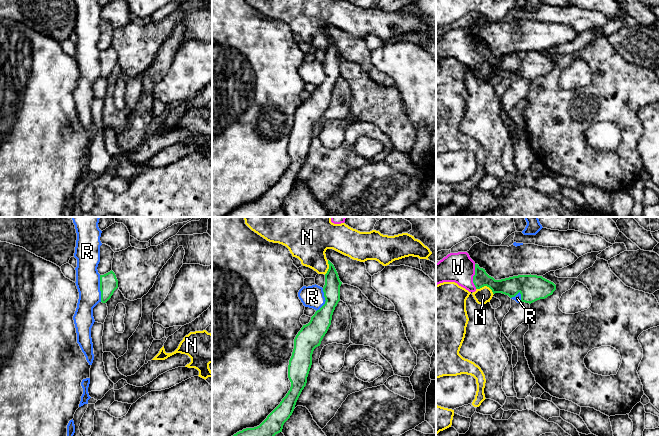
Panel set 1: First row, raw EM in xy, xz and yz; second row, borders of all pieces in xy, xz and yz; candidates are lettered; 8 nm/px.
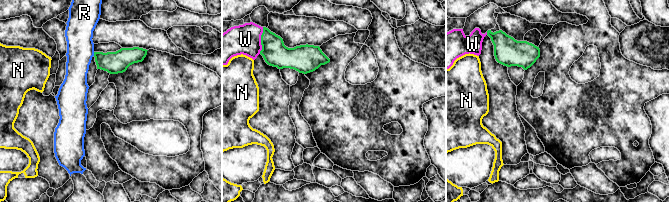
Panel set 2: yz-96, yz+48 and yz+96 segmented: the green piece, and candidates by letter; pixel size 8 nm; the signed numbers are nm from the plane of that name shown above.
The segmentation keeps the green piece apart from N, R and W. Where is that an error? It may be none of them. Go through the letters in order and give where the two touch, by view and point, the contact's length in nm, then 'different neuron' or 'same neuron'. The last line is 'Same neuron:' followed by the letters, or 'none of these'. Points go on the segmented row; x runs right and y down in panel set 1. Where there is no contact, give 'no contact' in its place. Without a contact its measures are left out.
N: yz (486, 285) | 150 nm | different neuron
R: xy (100, 288) | 220 nm | different neuron
W: yz (473, 276) | 200 nm | same neuron
Same neuron: W

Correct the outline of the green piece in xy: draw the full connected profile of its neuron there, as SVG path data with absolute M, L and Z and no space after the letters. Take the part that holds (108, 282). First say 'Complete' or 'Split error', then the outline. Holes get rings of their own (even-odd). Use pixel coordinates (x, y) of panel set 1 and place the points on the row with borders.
Complete. M112 270L104 275L100 275L100 291L102 303L106 303L117 288L118 280Z

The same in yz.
Split error. M467 252L450 253L436 263L436 284L443 282L455 282L469 292L487 286L493 294L502 293L510 298L520 293L521 302L529 304L547 298L556 290L553 282L531 274L495 280Z

